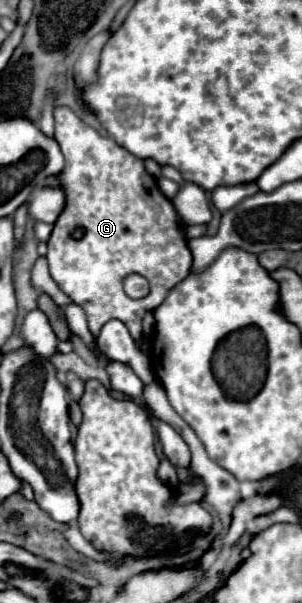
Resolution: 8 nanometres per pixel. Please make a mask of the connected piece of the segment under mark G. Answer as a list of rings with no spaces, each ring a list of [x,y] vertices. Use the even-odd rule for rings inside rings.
[[[56,107],[54,121],[56,121],[54,139],[58,141],[60,151],[66,159],[66,167],[58,175],[60,185],[66,193],[66,207],[60,213],[52,237],[48,241],[46,259],[50,265],[50,273],[54,281],[60,285],[60,289],[84,309],[88,319],[88,329],[94,335],[94,339],[98,339],[102,325],[106,325],[110,319],[122,321],[128,327],[132,339],[140,339],[144,313],[156,309],[160,301],[166,299],[168,291],[190,273],[192,255],[186,245],[186,237],[182,235],[182,225],[176,217],[170,199],[162,195],[156,179],[146,173],[144,161],[140,157],[126,151],[114,139],[102,137],[68,107]],[[78,229],[84,229],[80,239],[74,237],[74,231]],[[132,273],[138,273],[150,281],[150,293],[142,299],[132,299],[124,291],[124,279]]]

